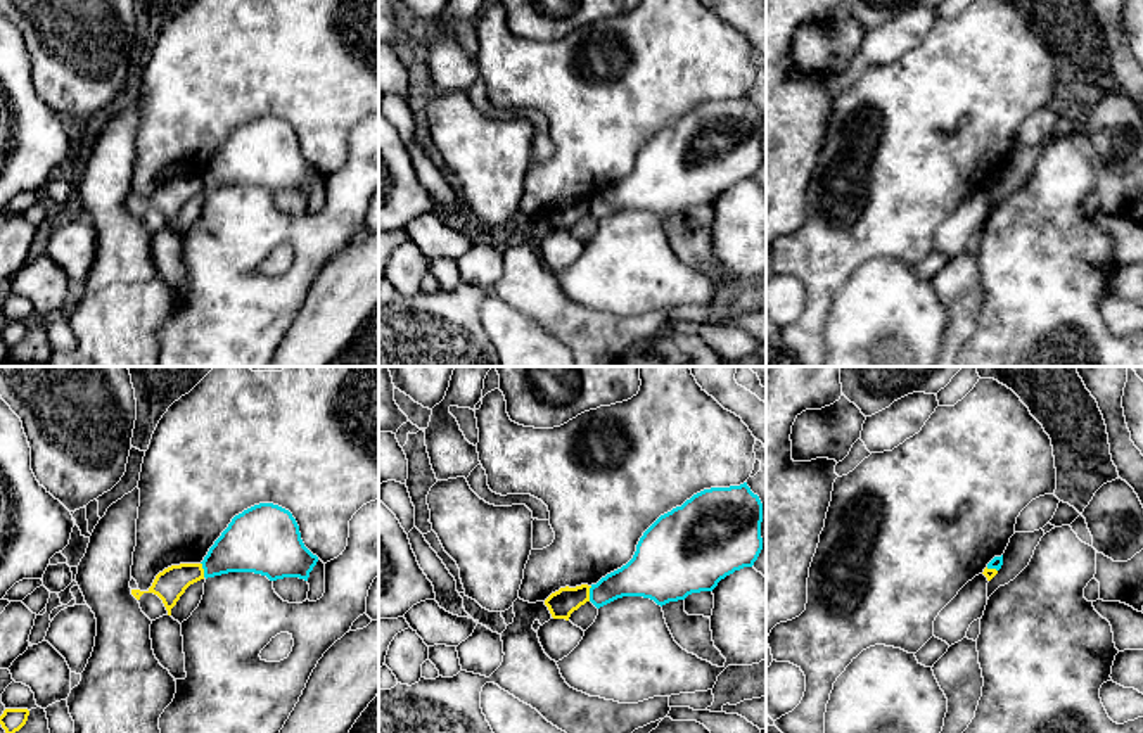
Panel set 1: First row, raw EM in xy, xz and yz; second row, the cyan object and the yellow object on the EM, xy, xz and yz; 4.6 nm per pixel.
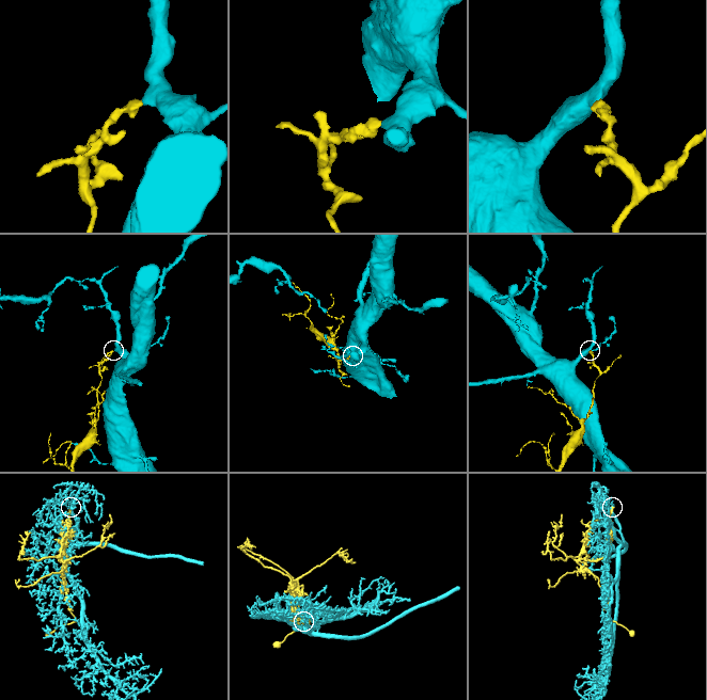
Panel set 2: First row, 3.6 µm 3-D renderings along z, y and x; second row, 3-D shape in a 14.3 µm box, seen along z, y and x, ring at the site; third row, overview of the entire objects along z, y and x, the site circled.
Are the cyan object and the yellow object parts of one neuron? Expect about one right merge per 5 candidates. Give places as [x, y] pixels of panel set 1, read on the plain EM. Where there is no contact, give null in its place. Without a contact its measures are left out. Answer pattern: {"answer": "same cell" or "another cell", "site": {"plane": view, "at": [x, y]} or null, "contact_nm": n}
{"answer": "another cell", "site": {"plane": "xz", "at": [590, 206]}, "contact_nm": 70}

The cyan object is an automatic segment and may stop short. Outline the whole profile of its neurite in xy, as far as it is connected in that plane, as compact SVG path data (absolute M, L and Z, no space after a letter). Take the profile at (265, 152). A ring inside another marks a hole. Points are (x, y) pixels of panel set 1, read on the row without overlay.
M273 116L254 118L235 128L204 169L204 190L254 185L270 194L308 194L318 169L303 156L292 126Z

